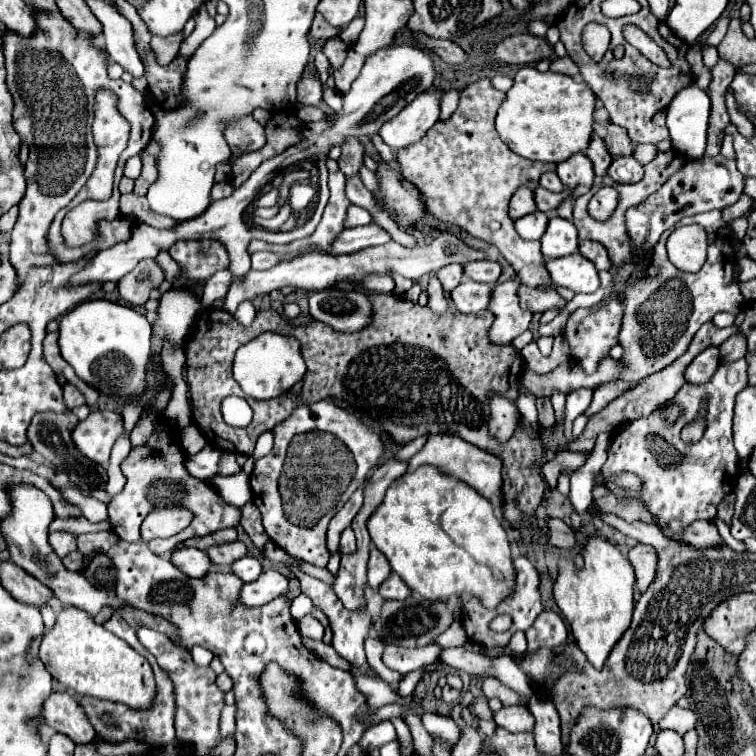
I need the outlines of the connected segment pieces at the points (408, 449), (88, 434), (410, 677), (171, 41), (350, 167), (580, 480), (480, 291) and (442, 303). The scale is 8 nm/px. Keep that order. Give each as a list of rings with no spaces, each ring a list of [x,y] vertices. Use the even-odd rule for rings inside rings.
[[[420,436],[420,438],[416,438],[416,440],[408,442],[408,444],[404,444],[404,446],[396,452],[396,458],[408,462],[408,460],[410,460],[410,458],[412,458],[424,444],[426,444],[426,436]]]
[[[92,410],[90,416],[76,424],[72,438],[78,450],[92,462],[108,462],[116,438],[124,432],[122,416],[108,410]]]
[[[419,668],[417,670],[414,670],[403,678],[403,680],[398,685],[398,694],[402,697],[410,697],[413,694],[413,691],[417,685],[417,683],[422,679],[423,677],[423,670],[422,668]]]
[[[174,34],[174,36],[168,36],[168,38],[152,38],[150,46],[152,50],[156,52],[156,60],[160,64],[168,64],[172,62],[172,58],[176,56],[176,52],[180,50],[180,44],[184,40],[184,34]]]
[[[348,138],[342,144],[342,156],[338,158],[340,170],[350,178],[356,176],[360,166],[362,166],[362,156],[364,156],[364,148],[360,146],[360,142],[356,138]]]
[[[598,434],[592,456],[582,466],[582,470],[576,470],[571,475],[571,487],[568,496],[571,504],[580,514],[584,514],[592,504],[592,490],[596,486],[596,474],[600,474],[602,464],[606,462],[608,444],[610,444],[610,434]]]
[[[464,278],[462,284],[450,294],[450,298],[452,298],[452,304],[458,308],[458,312],[476,314],[488,308],[492,290],[494,290],[492,284],[480,284],[470,278]]]
[[[436,276],[430,278],[426,294],[428,294],[428,306],[430,306],[434,312],[444,312],[444,310],[448,308],[448,300],[446,300],[444,290],[442,290],[442,284],[438,282]]]

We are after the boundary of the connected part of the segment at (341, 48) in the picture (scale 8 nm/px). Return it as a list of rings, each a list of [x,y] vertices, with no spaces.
[[[332,38],[332,40],[326,40],[324,46],[322,46],[322,52],[326,54],[326,58],[332,62],[332,68],[340,68],[344,58],[346,58],[346,50],[348,46],[340,40],[340,38]]]

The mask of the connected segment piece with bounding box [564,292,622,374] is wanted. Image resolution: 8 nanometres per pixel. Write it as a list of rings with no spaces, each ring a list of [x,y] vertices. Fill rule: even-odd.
[[[622,292],[618,296],[614,296],[602,310],[598,312],[590,312],[588,308],[580,308],[576,310],[566,324],[566,338],[570,342],[570,354],[572,360],[576,360],[576,364],[580,368],[584,368],[588,374],[596,370],[598,362],[608,354],[608,350],[618,344],[618,332],[620,332],[620,318],[622,318],[622,306],[620,306],[620,298]]]

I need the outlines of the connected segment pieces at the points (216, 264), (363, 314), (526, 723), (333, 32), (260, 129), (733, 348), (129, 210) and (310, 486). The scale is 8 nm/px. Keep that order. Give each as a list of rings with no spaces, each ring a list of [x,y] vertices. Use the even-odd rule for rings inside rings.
[[[180,240],[168,252],[192,282],[208,280],[214,272],[228,268],[228,252],[214,240]]]
[[[320,290],[310,296],[310,316],[314,320],[320,320],[324,324],[330,324],[338,332],[354,332],[362,330],[364,326],[372,324],[374,310],[368,300],[368,294],[364,290]]]
[[[504,706],[494,712],[494,722],[508,732],[530,732],[534,728],[534,716],[528,712],[526,706]]]
[[[316,14],[316,18],[314,18],[314,22],[312,22],[312,28],[310,28],[310,36],[314,36],[314,38],[332,38],[332,36],[338,36],[338,30],[336,28],[332,28],[324,18],[322,18],[322,14]]]
[[[244,116],[236,122],[230,122],[226,126],[224,136],[232,148],[232,158],[236,158],[240,152],[260,150],[266,144],[264,126],[260,126],[252,116]]]
[[[742,332],[732,334],[720,346],[720,352],[722,352],[722,360],[720,362],[732,362],[732,360],[738,360],[738,358],[744,358],[744,354],[746,354],[746,336]]]
[[[134,192],[132,194],[122,194],[120,198],[120,212],[124,214],[132,214],[138,222],[144,222],[144,224],[150,224],[154,228],[172,228],[178,224],[178,220],[172,220],[168,216],[162,216],[162,214],[156,214],[148,208],[148,202],[140,196],[136,196]]]
[[[330,398],[308,406],[298,406],[292,416],[274,426],[272,432],[274,450],[268,456],[256,460],[254,472],[250,476],[254,504],[262,514],[266,534],[278,548],[314,566],[326,568],[330,558],[326,548],[328,522],[338,510],[342,510],[346,500],[366,482],[368,472],[378,464],[380,456],[384,454],[382,438],[368,424],[360,422],[360,418],[338,408]]]

